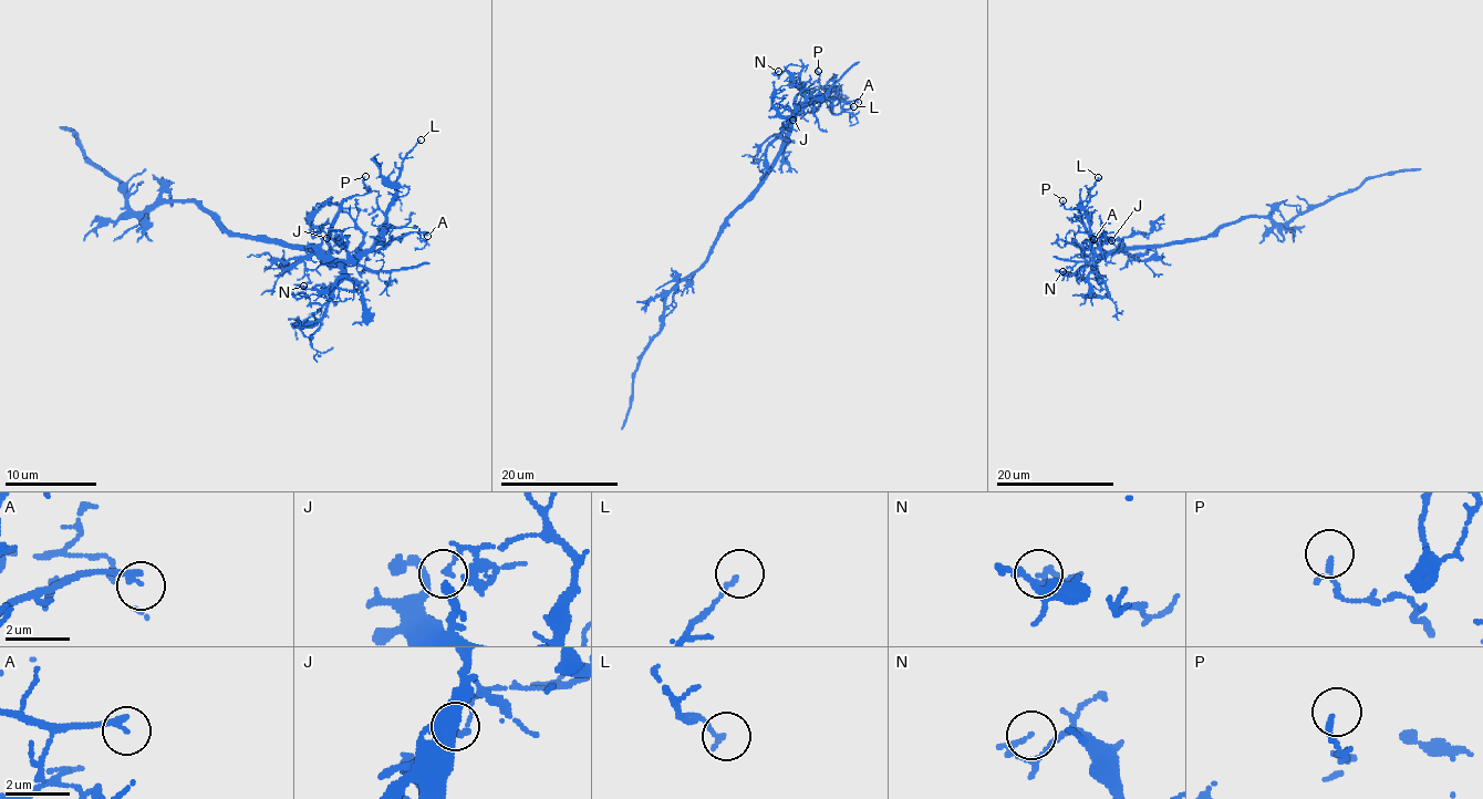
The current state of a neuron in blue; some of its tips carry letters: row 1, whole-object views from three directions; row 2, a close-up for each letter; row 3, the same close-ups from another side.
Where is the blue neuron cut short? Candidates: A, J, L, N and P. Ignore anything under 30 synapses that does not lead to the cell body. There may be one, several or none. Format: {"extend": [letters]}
{"extend": []}

